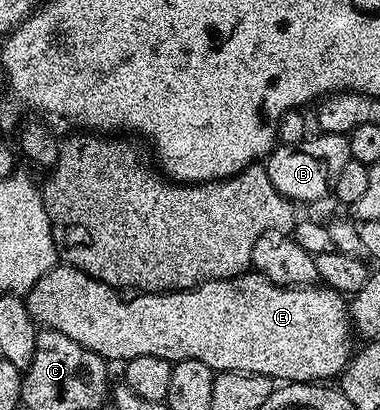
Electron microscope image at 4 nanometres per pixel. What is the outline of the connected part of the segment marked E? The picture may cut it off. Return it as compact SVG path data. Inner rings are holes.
M59 262L51 271L44 273L36 285L27 291L24 298L26 308L30 316L34 318L35 324L39 328L56 333L64 333L64 337L72 337L76 345L84 345L92 353L96 353L101 359L113 361L125 361L135 359L136 357L160 357L167 359L172 365L191 359L192 361L204 361L214 372L220 371L247 371L253 375L266 375L269 379L275 381L285 381L286 383L318 383L319 381L330 381L333 377L341 376L346 364L352 358L352 346L350 347L350 335L352 336L352 320L348 310L347 300L339 291L333 291L330 287L318 285L303 285L300 287L281 287L272 281L268 281L264 276L257 273L243 273L232 277L231 279L217 279L201 283L199 287L192 288L191 291L164 291L161 293L138 293L133 297L135 299L121 299L119 292L110 287L107 283L96 281L88 273L70 266L68 263Z

